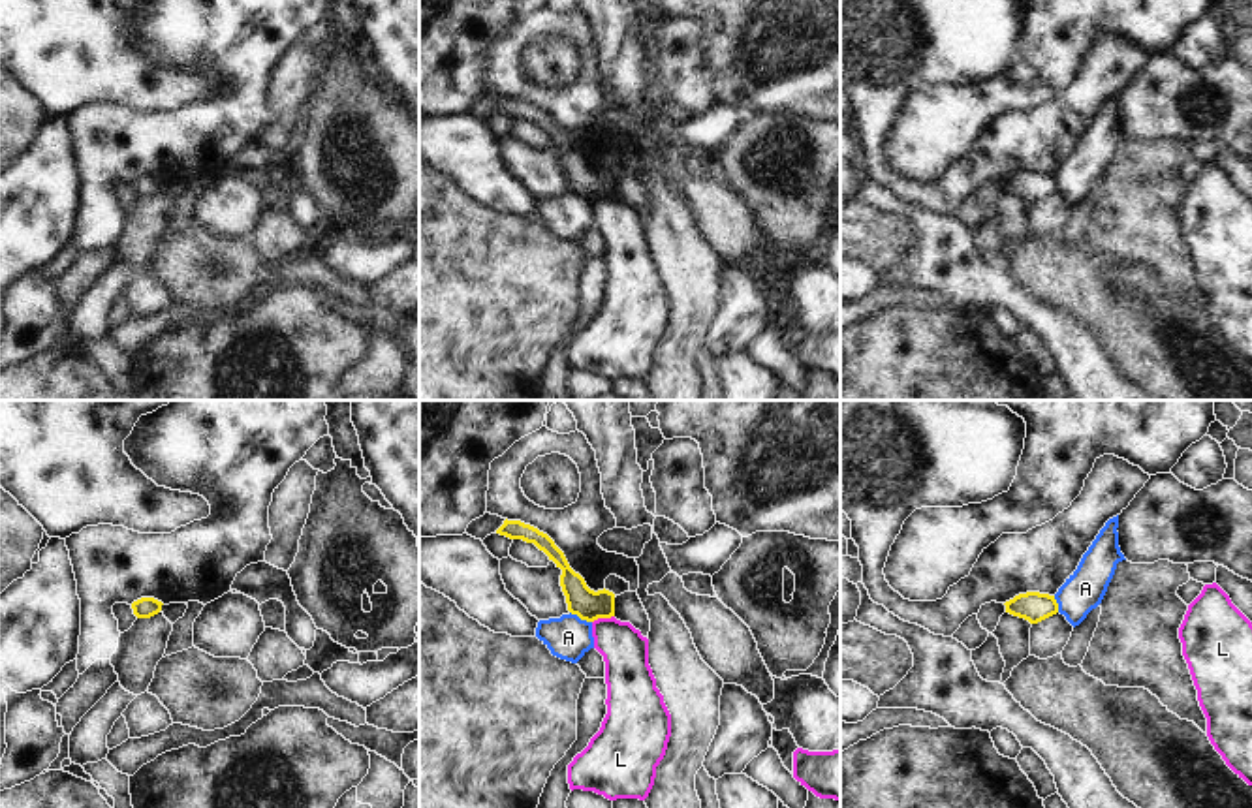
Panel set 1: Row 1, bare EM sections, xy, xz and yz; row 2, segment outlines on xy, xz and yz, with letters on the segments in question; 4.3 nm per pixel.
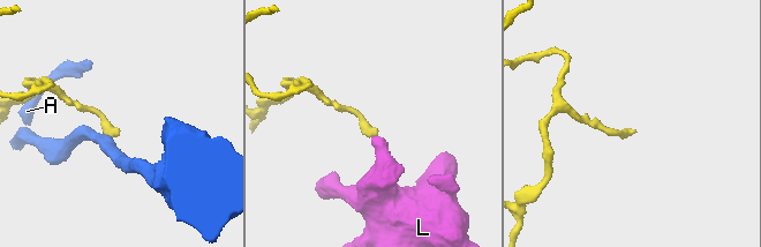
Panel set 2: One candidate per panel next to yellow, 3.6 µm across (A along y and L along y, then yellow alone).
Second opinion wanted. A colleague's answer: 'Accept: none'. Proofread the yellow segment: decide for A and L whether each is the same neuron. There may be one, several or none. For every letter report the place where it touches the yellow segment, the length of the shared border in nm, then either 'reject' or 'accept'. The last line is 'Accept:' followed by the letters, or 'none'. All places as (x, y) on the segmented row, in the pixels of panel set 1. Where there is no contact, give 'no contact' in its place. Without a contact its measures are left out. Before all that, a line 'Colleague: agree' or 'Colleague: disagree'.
Colleague: agree
A: meets yellow in xz at (581, 619); contact 110 nm long; reject
L: meets yellow in xz at (602, 617); contact 100 nm long; reject
Accept: none

